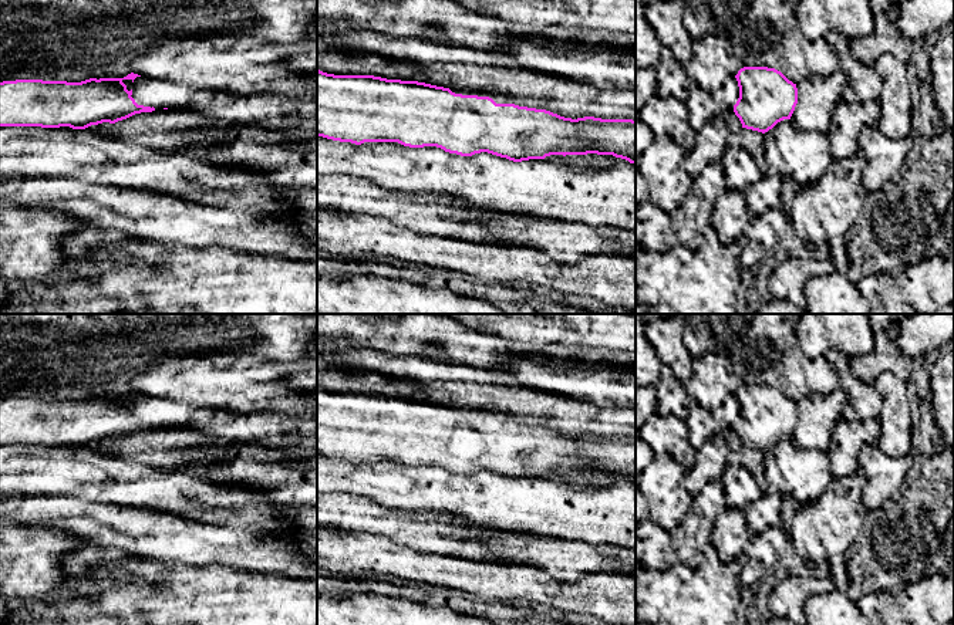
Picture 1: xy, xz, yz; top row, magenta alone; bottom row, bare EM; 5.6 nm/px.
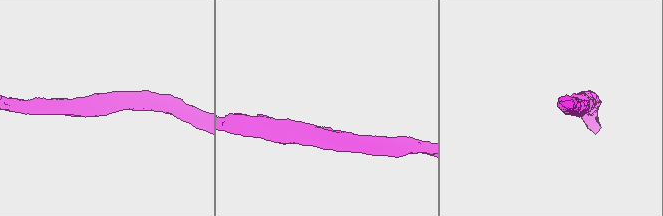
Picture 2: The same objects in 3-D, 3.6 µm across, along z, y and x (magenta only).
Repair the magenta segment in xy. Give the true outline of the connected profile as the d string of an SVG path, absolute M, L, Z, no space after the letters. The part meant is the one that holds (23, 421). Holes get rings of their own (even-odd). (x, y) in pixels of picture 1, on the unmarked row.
M138 392L124 396L90 396L81 401L16 398L0 401L0 445L41 445L85 447L102 440L115 442L135 432L152 430L155 426L138 423L131 415L124 398L134 398Z

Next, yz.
M744 385L735 393L739 416L734 430L742 446L768 450L778 440L790 438L798 422L796 402L768 385Z

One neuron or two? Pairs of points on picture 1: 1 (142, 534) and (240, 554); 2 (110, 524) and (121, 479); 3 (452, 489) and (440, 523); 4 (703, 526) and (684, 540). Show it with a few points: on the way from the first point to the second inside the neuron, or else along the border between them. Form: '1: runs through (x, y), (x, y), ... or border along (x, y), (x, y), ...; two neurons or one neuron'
1: runs through (167, 537), (201, 544), (216, 544); one neuron
2: border along (81, 499), (147, 509); two neurons
3: border along (411, 510), (449, 512), (476, 522); two neurons
4: runs through (698, 527), (688, 537); one neuron

